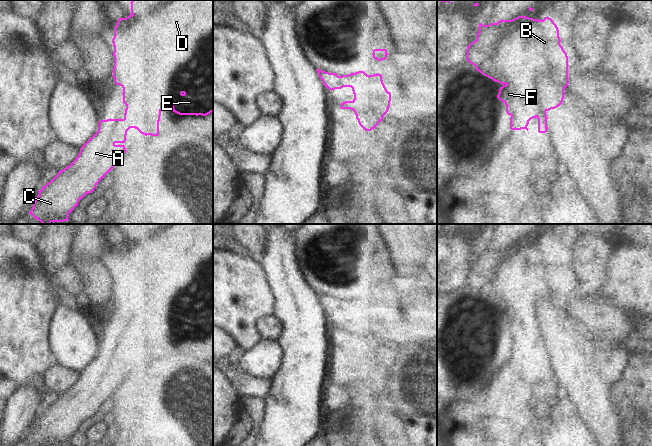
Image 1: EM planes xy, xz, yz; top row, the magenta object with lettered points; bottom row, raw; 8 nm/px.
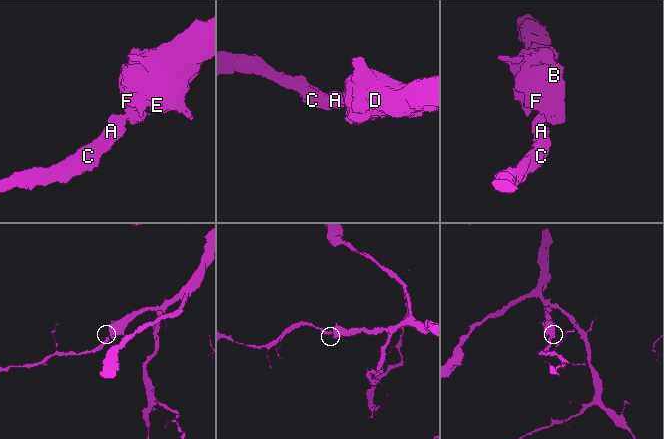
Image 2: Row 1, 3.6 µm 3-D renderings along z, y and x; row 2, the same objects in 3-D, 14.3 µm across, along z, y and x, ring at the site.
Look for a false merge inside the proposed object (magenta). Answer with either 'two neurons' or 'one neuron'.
one neuron

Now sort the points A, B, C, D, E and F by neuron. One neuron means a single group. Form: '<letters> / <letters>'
A B C D E F

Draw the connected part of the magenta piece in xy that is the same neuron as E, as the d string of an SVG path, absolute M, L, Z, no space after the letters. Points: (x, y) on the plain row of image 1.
M132 224L131 238L126 242L119 242L114 251L114 261L112 263L114 270L114 292L113 302L116 309L123 312L123 327L126 329L123 343L107 343L99 345L98 355L80 372L80 376L76 383L66 392L59 395L58 398L48 406L41 414L37 423L33 426L33 431L29 438L40 446L63 446L69 445L68 438L78 430L78 426L86 418L92 417L96 409L116 388L122 383L126 377L123 369L126 365L127 355L130 352L137 353L141 358L147 360L158 360L159 345L161 340L162 328L169 327L172 329L173 336L179 339L202 339L206 340L213 336L213 224Z

